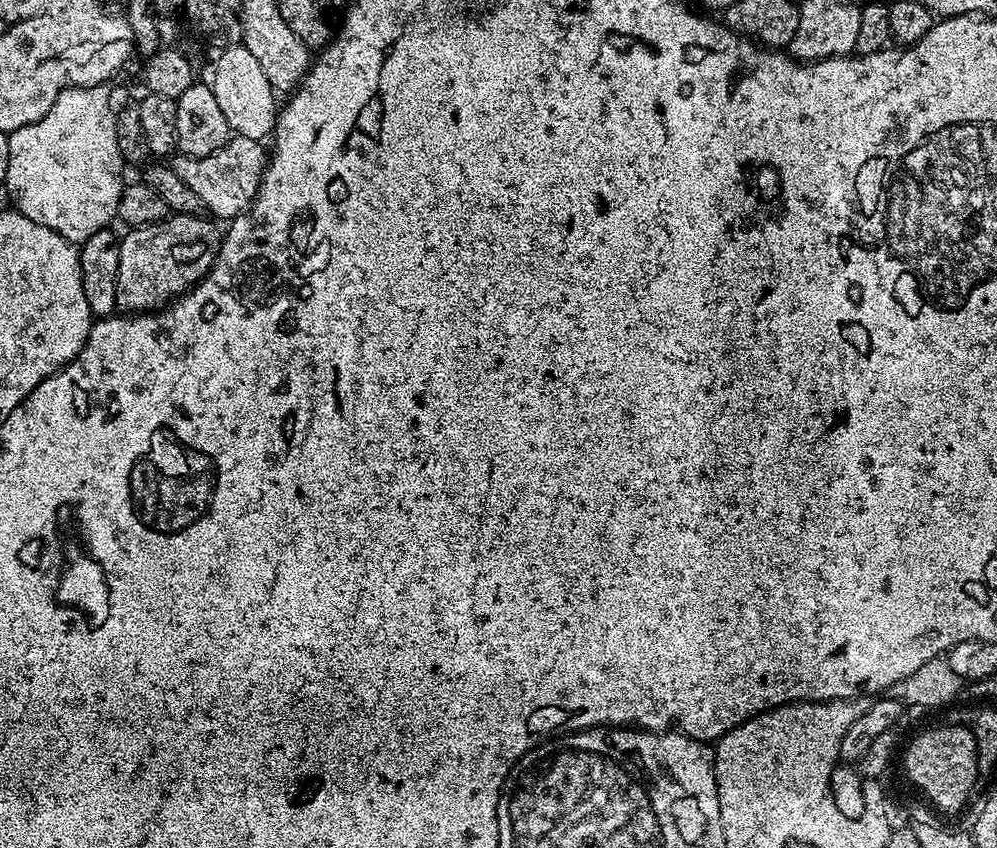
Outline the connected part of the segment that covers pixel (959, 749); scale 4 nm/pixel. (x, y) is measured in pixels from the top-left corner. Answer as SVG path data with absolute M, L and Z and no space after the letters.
M944 722L941 724L941 728L928 728L925 732L918 733L909 742L908 749L904 752L904 772L908 775L909 782L925 796L921 797L929 805L935 806L941 813L956 812L971 798L972 791L976 788L976 780L978 781L980 776L978 754L976 753L974 734L968 727L961 723L949 724Z

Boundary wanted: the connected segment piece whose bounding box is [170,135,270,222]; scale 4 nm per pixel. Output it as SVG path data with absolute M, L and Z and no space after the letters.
M233 135L221 148L214 150L214 154L176 154L171 157L170 163L174 174L178 174L178 178L182 178L182 182L186 182L190 190L194 190L194 194L198 194L201 205L205 209L209 208L217 221L231 222L252 205L257 192L260 191L264 169L268 167L270 159L266 148L264 152L264 146L254 138Z

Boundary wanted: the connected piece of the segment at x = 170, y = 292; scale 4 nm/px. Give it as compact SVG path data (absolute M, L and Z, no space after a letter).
M169 214L165 220L160 220L156 224L147 224L141 228L125 231L126 234L123 233L118 258L118 298L116 299L116 307L121 313L144 314L149 310L163 309L200 283L200 279L216 263L222 239L221 233L219 231L216 233L217 225L211 219L203 220L202 217L200 214L195 216Z

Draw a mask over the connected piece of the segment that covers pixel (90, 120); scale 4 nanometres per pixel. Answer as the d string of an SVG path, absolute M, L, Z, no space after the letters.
M95 84L89 88L65 88L58 94L54 106L38 122L30 122L8 133L10 166L6 166L3 187L8 187L11 207L30 222L38 222L77 246L90 234L109 227L117 219L118 202L124 193L126 163L119 152L115 133L116 113L110 110L110 87Z

